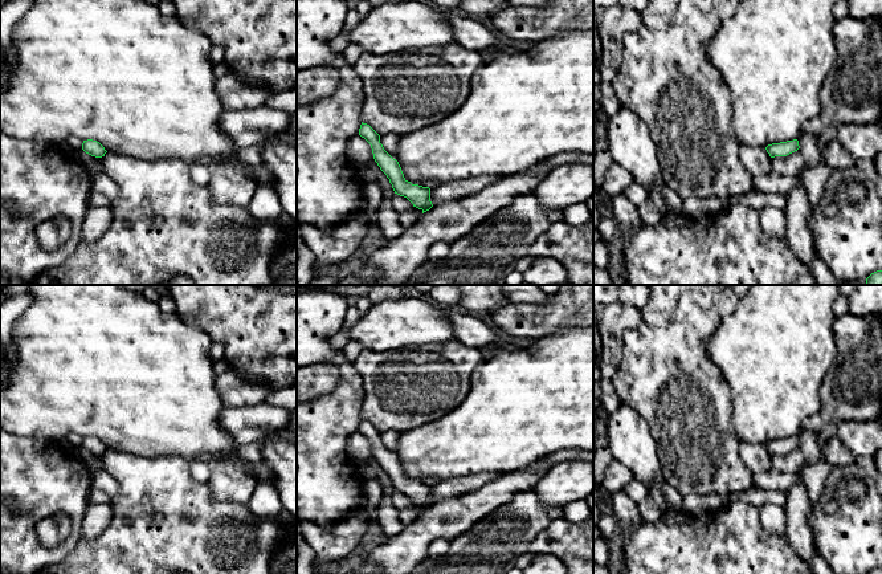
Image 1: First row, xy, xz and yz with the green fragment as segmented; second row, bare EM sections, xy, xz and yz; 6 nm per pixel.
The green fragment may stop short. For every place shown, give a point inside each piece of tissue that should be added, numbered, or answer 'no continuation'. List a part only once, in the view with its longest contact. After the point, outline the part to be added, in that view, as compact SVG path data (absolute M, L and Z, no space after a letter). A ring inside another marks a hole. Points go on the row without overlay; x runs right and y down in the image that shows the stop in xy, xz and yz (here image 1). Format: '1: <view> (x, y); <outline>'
no continuation

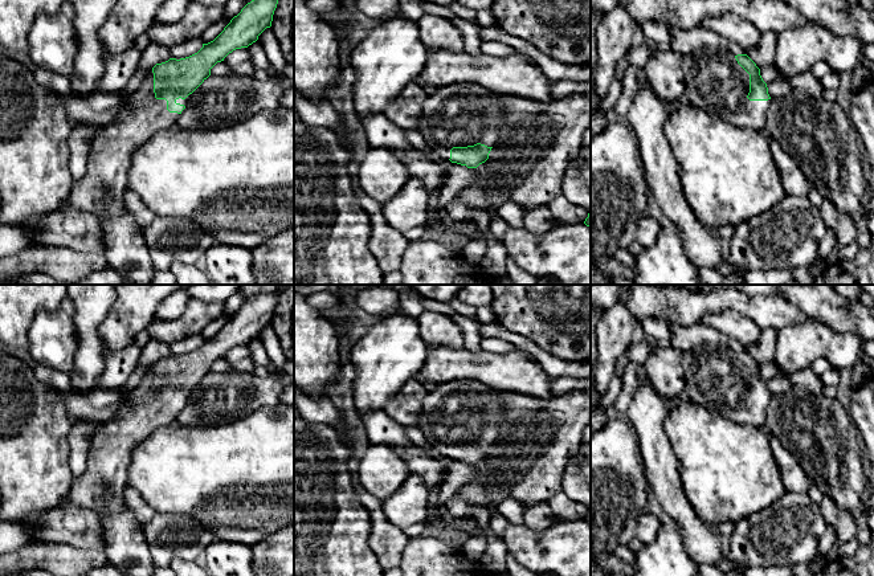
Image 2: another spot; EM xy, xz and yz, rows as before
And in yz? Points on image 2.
1: yz (715, 379); M701 344L683 352L686 388L685 397L707 409L716 410L724 418L764 429L768 397L750 397L750 371L724 344Z

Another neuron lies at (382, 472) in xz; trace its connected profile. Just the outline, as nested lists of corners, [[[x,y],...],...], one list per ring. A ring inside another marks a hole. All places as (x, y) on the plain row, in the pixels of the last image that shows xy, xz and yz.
[[[369,444],[358,466],[362,489],[379,501],[393,495],[411,474],[395,448],[385,444]]]

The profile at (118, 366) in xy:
[[[130,344],[124,348],[110,351],[106,348],[103,368],[95,388],[117,389],[126,384],[130,375],[139,367],[142,347]]]

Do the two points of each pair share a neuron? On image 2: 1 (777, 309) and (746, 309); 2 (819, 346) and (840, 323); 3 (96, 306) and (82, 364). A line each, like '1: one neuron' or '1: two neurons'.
1: one neuron
2: two neurons
3: one neuron

